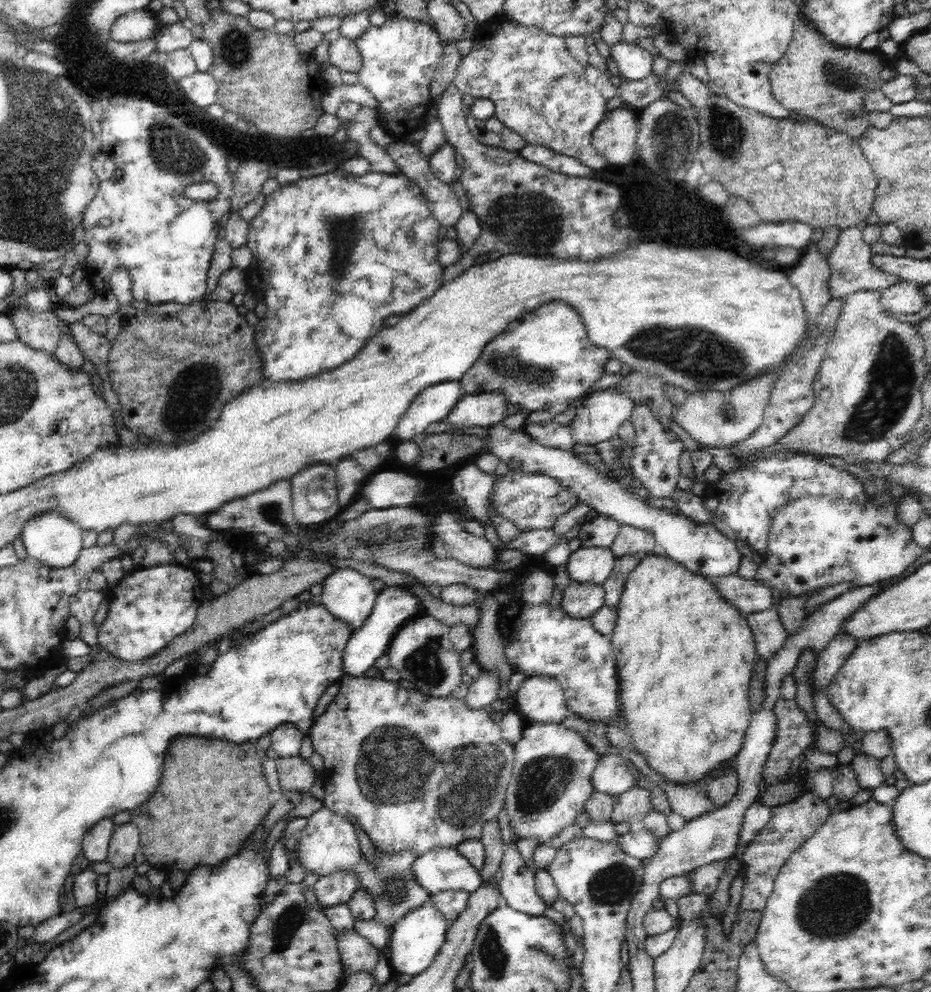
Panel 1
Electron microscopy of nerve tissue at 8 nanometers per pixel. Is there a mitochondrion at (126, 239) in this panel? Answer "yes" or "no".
no

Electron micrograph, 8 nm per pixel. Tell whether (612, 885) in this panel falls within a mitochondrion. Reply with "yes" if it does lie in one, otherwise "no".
yes

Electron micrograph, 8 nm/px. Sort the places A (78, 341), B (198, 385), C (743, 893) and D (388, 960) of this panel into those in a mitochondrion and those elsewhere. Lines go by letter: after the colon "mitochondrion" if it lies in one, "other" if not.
A: other
B: mitochondrion
C: other
D: other

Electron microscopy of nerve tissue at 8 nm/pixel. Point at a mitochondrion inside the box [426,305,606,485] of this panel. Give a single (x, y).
(506, 363)

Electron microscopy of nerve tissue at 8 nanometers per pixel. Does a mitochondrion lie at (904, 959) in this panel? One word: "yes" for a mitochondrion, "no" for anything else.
no

